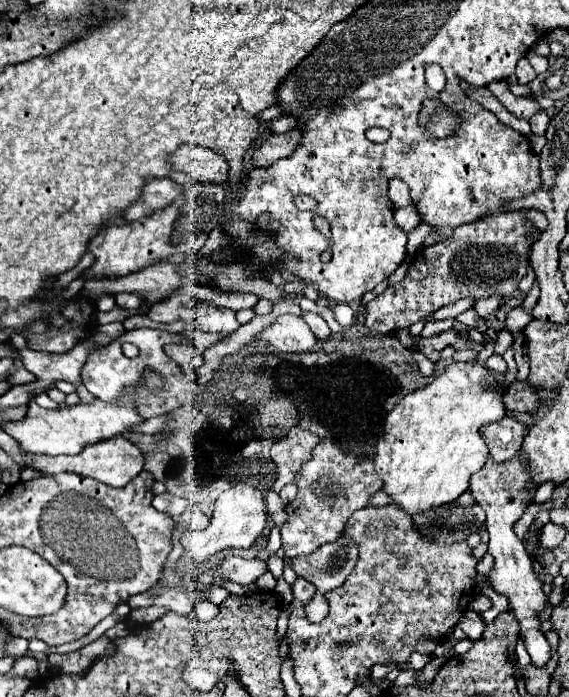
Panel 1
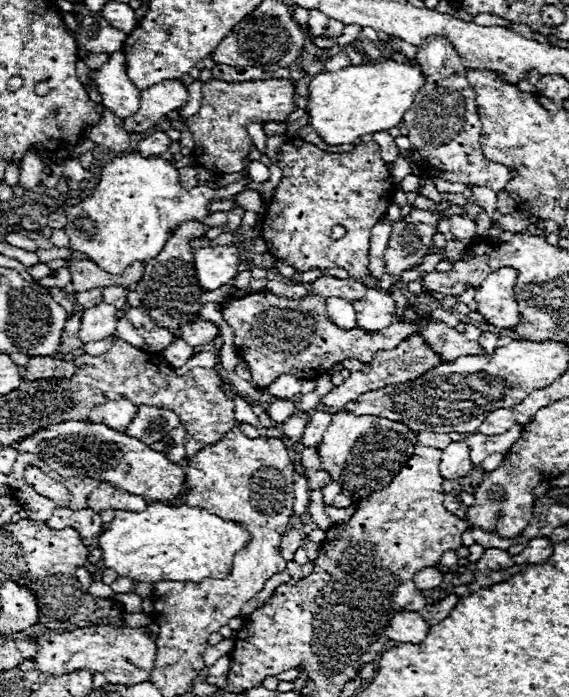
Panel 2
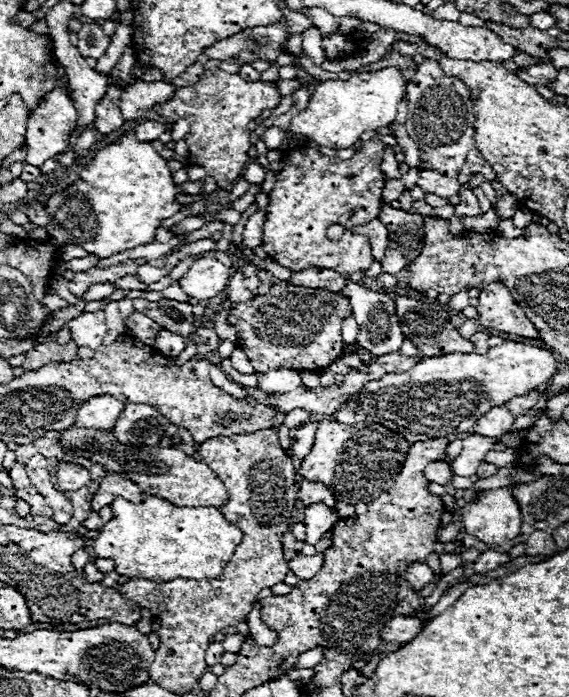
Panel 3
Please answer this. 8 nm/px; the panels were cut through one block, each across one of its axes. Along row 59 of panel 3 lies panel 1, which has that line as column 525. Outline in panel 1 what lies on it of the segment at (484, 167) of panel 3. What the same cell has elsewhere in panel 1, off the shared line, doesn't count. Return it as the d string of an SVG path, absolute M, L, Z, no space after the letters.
M506 416L498 422L486 424L480 432L496 462L506 462L520 450L526 426Z

